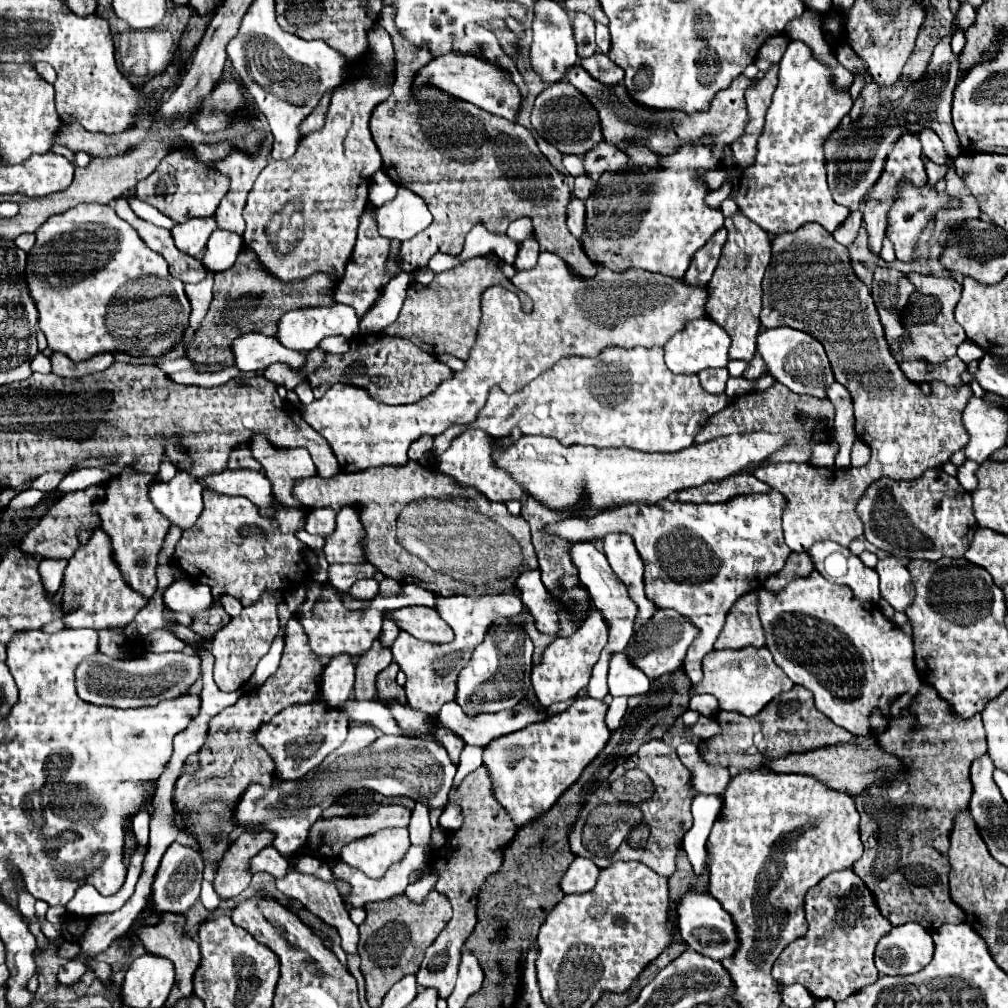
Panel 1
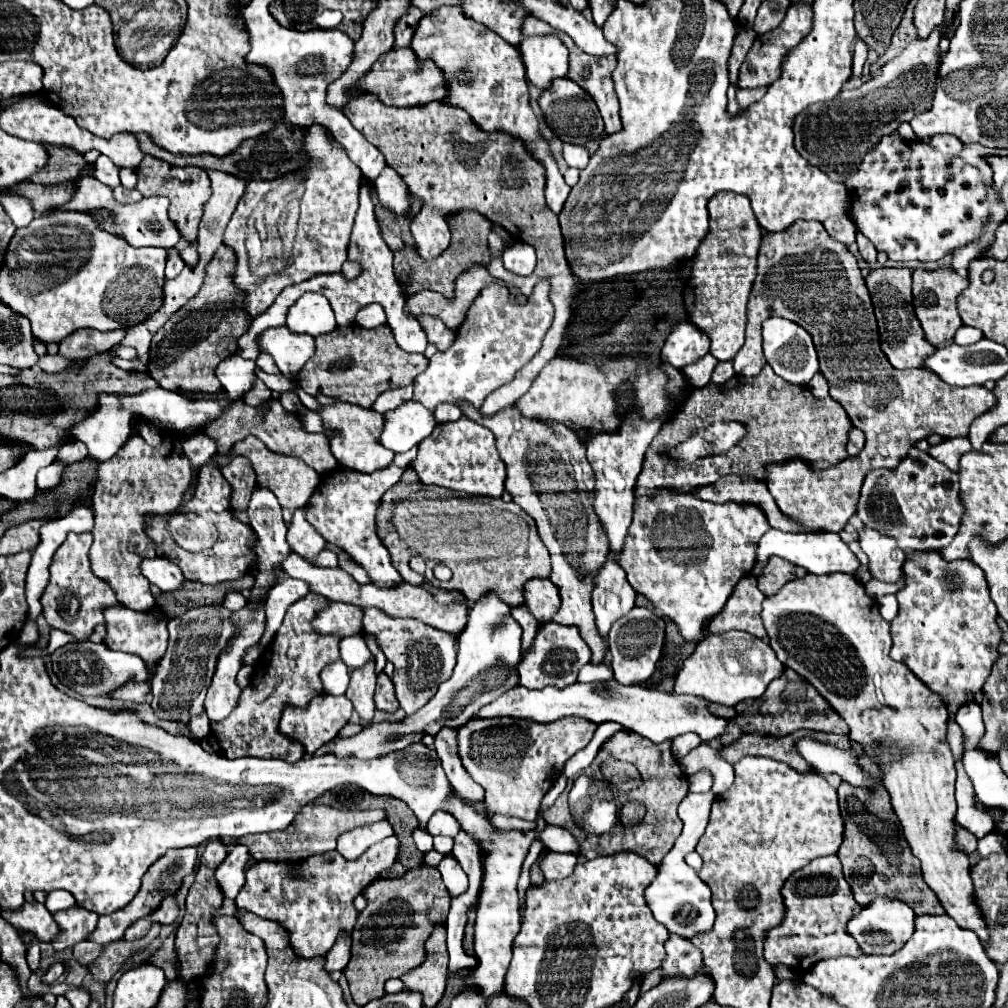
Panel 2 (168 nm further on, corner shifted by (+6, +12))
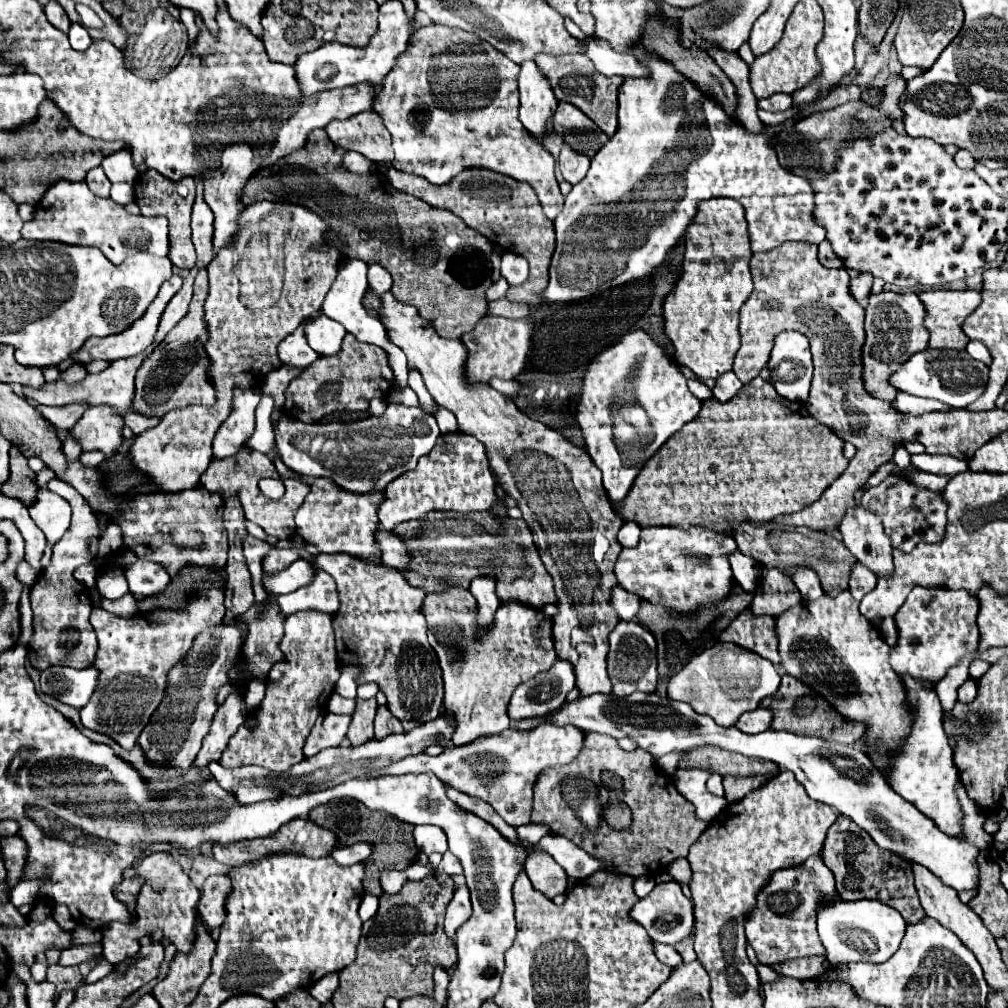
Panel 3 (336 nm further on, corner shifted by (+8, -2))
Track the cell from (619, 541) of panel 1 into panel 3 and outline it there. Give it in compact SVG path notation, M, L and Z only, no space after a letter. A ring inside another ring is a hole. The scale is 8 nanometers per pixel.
M645 331L627 333L595 357L583 377L577 423L585 439L585 451L603 471L603 487L611 503L623 501L645 461L673 433L695 419L699 409L701 401L689 393L687 379L677 363ZM621 407L629 409L627 417L621 417Z

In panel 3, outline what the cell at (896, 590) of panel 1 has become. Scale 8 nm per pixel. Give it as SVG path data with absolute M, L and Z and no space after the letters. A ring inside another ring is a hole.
M857 505L849 507L839 525L845 547L877 575L893 571L891 539L883 533L883 525L875 513Z

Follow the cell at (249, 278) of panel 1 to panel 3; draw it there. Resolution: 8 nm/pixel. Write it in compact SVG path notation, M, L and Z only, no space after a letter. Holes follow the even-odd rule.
M199 269L195 277L195 291L189 313L169 331L167 339L153 349L143 361L135 377L133 411L147 417L163 417L167 411L187 407L191 403L211 405L215 403L215 389L207 383L207 355L203 355L203 343L207 341L207 327L203 327L203 301L207 297L207 269Z

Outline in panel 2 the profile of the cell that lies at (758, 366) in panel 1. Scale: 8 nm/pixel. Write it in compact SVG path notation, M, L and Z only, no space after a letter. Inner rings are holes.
M795 221L785 231L767 233L763 237L761 249L759 249L759 265L757 265L757 277L749 295L747 305L747 337L745 345L733 359L735 373L743 377L755 377L761 373L765 361L763 349L761 349L761 323L767 317L783 317L789 321L795 321L801 325L815 343L821 373L829 381L829 395L835 397L843 409L847 411L851 423L859 427L865 433L865 447L859 455L847 457L835 467L827 467L817 471L803 459L787 459L765 465L767 473L767 487L781 509L785 517L795 521L797 525L803 525L811 531L833 531L839 533L849 519L855 515L859 489L863 485L865 475L871 469L895 469L915 447L917 441L927 439L931 433L941 435L943 439L953 437L967 437L971 421L985 413L985 409L991 409L997 401L993 393L985 387L973 385L973 387L955 387L945 383L937 373L931 369L895 369L885 353L881 351L879 343L879 329L877 319L873 313L873 305L869 299L869 291L865 287L865 279L861 275L861 269L857 265L855 255L837 239L833 239L825 227L819 221Z

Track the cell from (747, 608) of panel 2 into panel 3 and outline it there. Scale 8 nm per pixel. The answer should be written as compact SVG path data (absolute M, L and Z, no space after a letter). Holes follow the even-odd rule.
M743 611L729 627L719 635L721 641L731 641L743 649L749 649L765 659L769 659L773 665L781 663L779 651L777 651L777 631L775 631L775 619L773 617L755 617L751 611Z

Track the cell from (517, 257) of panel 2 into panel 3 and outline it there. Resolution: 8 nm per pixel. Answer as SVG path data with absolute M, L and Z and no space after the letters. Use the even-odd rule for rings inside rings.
M501 277L499 281L495 281L495 283L493 283L493 285L487 289L487 293L485 293L485 299L487 299L487 301L497 301L497 299L505 297L507 289L509 289L509 285L507 285L507 281Z

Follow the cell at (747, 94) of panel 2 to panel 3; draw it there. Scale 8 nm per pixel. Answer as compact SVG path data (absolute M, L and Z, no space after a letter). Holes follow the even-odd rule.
M779 93L779 95L771 95L767 99L761 99L757 105L759 105L759 109L765 109L765 111L787 111L793 105L793 99L791 99L791 95Z

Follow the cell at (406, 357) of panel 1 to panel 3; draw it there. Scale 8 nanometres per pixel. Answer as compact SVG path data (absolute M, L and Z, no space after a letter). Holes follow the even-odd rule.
M347 333L337 355L319 357L299 379L293 379L287 385L283 411L303 423L315 423L333 411L367 411L371 397L385 395L389 385L393 385L393 373L387 365L385 351L381 347L361 343Z

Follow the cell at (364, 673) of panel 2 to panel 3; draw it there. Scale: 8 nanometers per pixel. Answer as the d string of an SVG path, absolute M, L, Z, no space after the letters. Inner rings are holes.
M375 697L369 699L369 701L357 699L357 709L355 709L349 733L347 733L347 739L351 741L351 747L363 745L363 743L373 739L373 717L375 717L375 711L377 711Z

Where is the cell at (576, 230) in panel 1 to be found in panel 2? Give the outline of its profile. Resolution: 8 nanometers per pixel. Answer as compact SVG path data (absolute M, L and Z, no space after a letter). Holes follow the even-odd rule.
M451 5L441 7L419 21L411 49L419 59L433 59L437 65L441 65L441 69L445 69L445 77L449 77L451 87L451 95L445 99L445 103L465 109L481 129L501 129L521 137L529 145L533 155L545 165L547 205L555 215L559 215L571 193L571 187L559 173L547 143L543 143L537 133L537 119L529 107L525 67L517 49L485 25L467 17L463 9Z

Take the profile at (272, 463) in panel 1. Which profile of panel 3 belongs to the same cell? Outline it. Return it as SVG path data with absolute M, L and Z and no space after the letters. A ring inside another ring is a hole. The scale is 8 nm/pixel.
M241 451L237 455L237 459L213 459L207 467L207 471L201 475L201 485L211 491L211 493L219 493L223 499L229 499L229 497L239 497L241 505L243 505L243 511L245 511L245 517L253 523L257 523L265 533L267 537L275 537L275 539L291 539L291 535L295 533L295 521L293 521L293 513L299 509L299 503L303 503L303 499L307 497L307 491L309 491L309 485L303 483L303 481L293 481L293 479L287 479L283 481L285 483L285 495L277 501L273 499L267 499L261 489L259 489L259 479L265 479L265 477L275 477L277 471L275 471L275 465L273 461L259 453L259 451Z

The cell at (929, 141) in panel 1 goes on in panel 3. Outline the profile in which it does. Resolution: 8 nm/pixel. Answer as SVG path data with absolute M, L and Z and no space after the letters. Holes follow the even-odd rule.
M961 149L961 151L957 151L957 155L955 155L955 163L957 163L957 167L961 167L961 169L973 169L977 161L971 157L969 151Z

